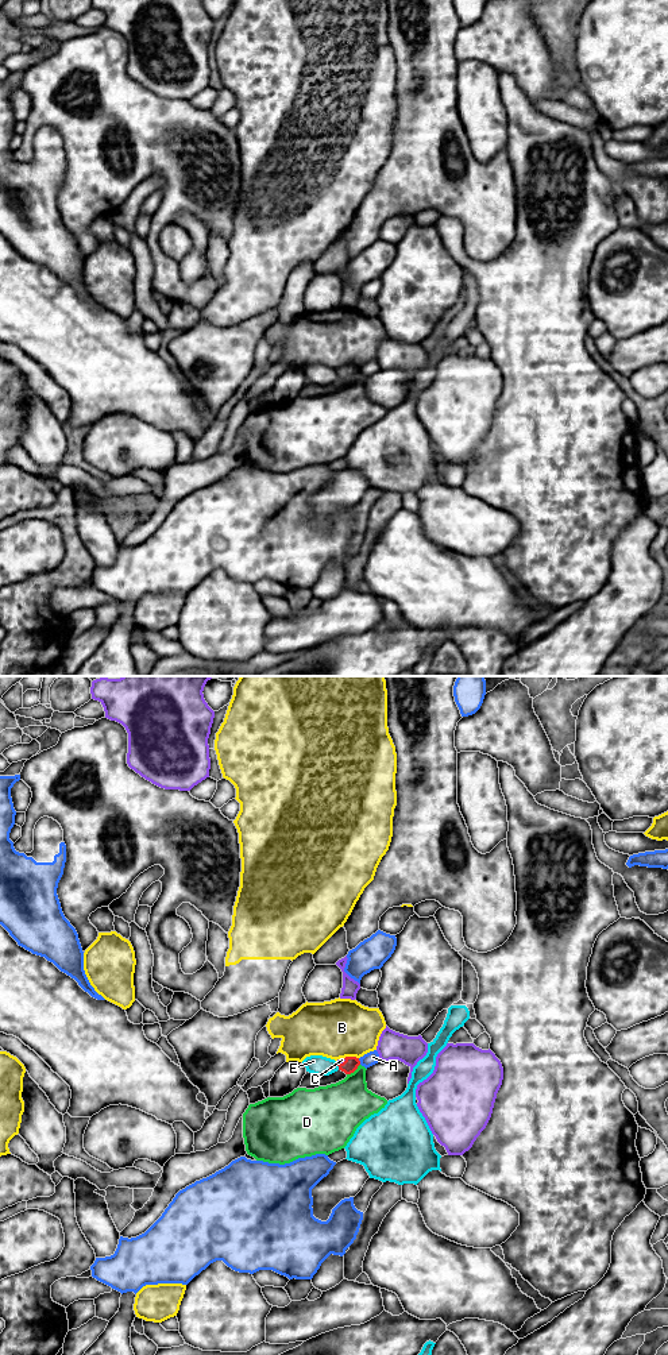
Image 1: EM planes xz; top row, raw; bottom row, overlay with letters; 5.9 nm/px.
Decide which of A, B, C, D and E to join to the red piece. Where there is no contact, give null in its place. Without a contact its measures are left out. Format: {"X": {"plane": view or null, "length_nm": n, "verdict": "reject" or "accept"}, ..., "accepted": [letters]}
{"A": {"plane": "xz", "length_nm": 40, "verdict": "reject"}, "B": {"plane": "xz", "length_nm": 90, "verdict": "reject"}, "C": {"plane": "xz", "length_nm": 60, "verdict": "reject"}, "D": {"plane": "xz", "length_nm": 100, "verdict": "reject"}, "E": {"plane": "xz", "length_nm": 50, "verdict": "reject"}, "accepted": []}

